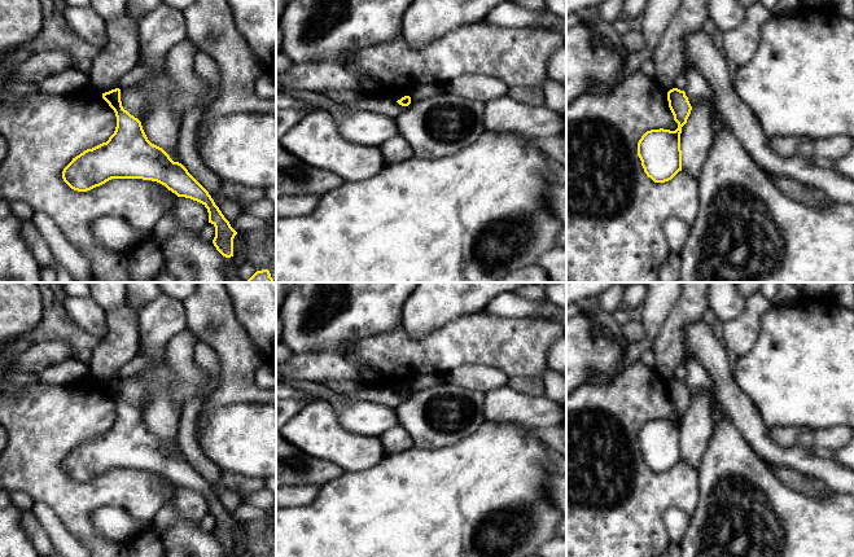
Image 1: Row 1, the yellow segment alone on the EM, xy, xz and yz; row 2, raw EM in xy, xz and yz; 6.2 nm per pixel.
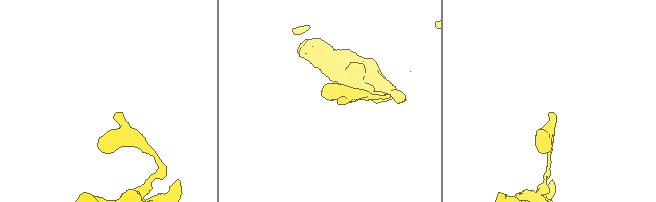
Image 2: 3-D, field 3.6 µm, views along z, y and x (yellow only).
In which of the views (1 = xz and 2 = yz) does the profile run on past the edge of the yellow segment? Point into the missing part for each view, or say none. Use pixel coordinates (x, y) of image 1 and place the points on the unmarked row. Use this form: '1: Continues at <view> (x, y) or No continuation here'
1: No continuation here
2: No continuation here

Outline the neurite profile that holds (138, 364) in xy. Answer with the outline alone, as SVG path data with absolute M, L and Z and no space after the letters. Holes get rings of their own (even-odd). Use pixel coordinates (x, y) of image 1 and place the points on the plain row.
M137 355L128 364L123 365L118 372L118 378L130 377L143 372L149 365L149 359L146 356Z

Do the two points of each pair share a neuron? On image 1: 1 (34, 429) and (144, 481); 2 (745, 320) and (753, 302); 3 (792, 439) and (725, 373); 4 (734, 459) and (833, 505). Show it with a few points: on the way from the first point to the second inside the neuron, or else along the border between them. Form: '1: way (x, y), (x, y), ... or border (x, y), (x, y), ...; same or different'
1: way (43, 463), (70, 490), (110, 490); same
2: way (749, 316), (753, 306); same
3: border (767, 430), (778, 444), (796, 446); different
4: way (758, 483), (782, 507), (809, 507); same

